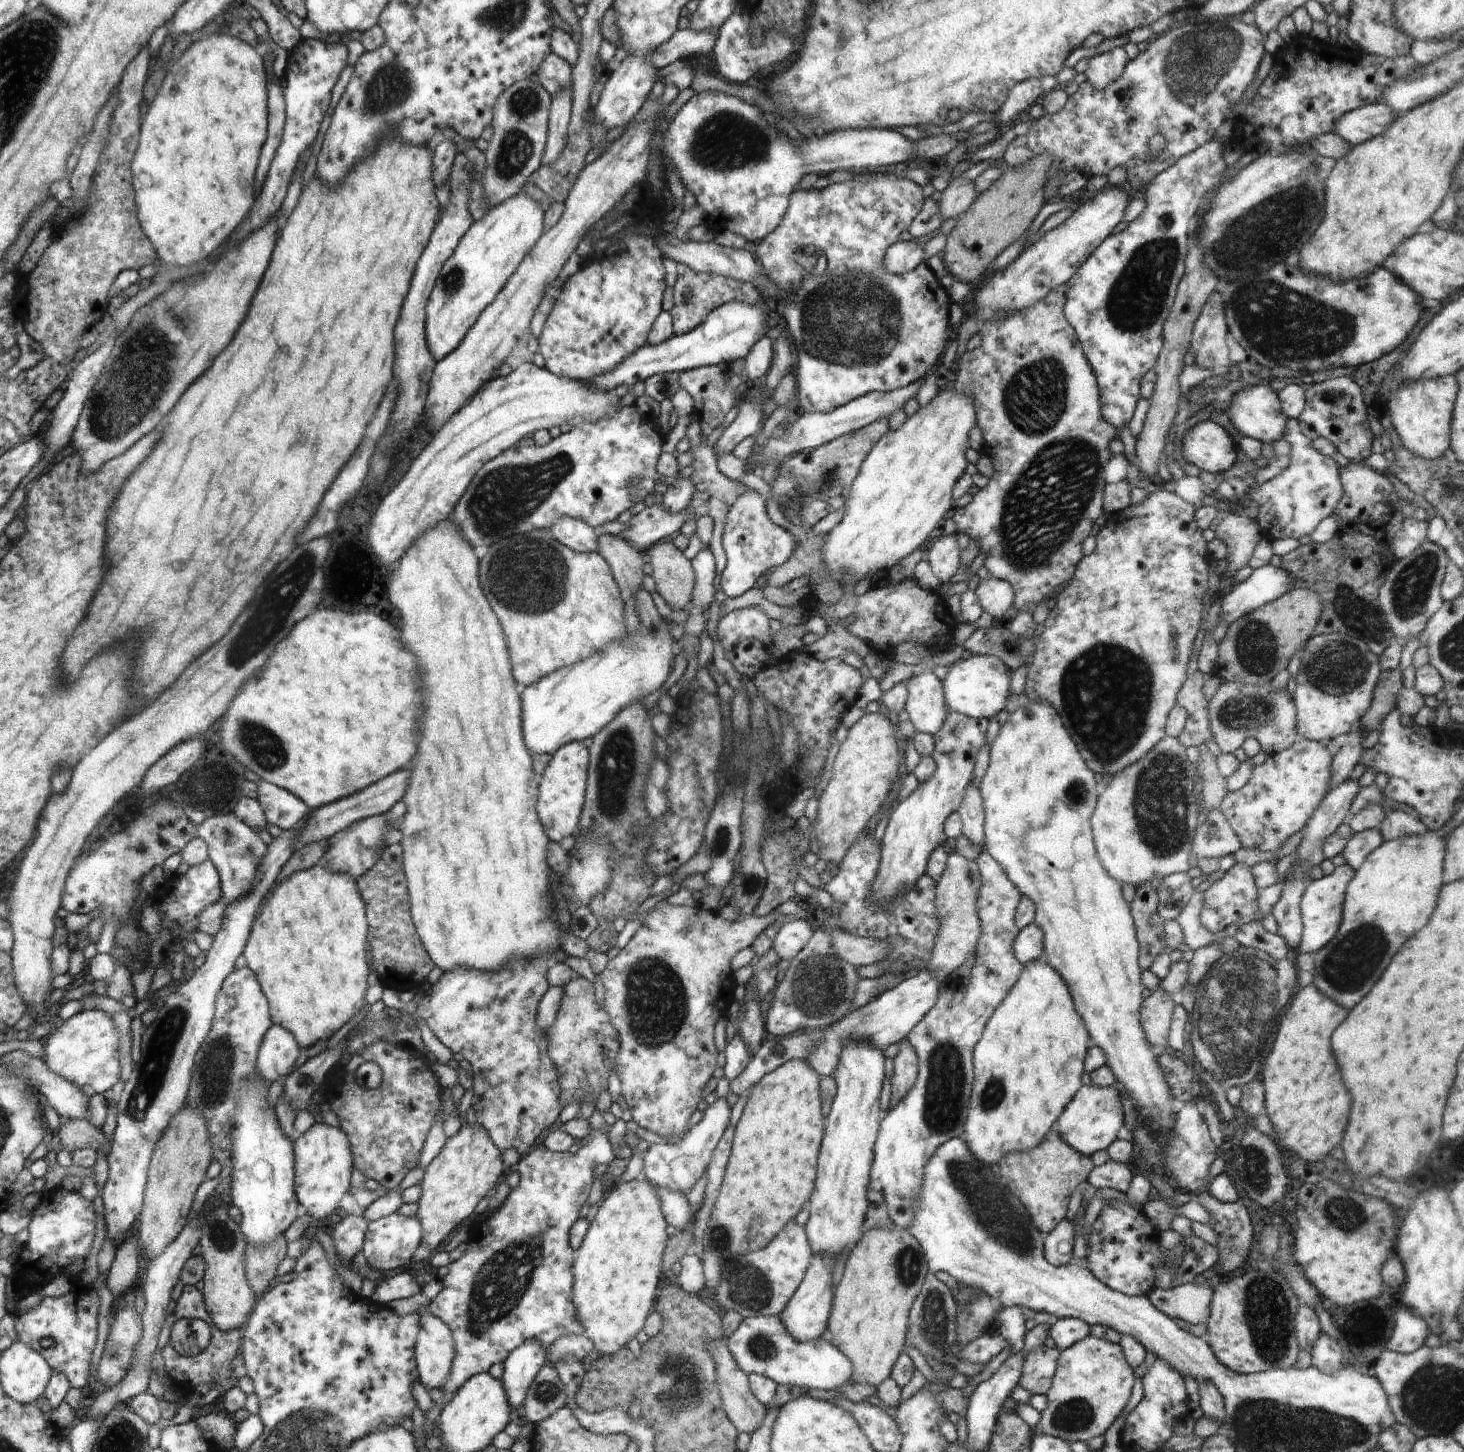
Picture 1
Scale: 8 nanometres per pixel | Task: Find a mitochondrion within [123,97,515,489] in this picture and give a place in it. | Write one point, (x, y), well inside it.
(454, 283)

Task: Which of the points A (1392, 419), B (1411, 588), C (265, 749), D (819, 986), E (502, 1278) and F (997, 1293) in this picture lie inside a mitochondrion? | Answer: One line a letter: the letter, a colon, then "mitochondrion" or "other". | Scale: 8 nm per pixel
A: other
B: mitochondrion
C: mitochondrion
D: mitochondrion
E: mitochondrion
F: other

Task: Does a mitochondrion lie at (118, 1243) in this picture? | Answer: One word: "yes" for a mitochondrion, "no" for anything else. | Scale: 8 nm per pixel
no

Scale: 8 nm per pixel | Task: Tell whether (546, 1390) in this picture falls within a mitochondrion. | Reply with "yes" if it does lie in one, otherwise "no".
yes

